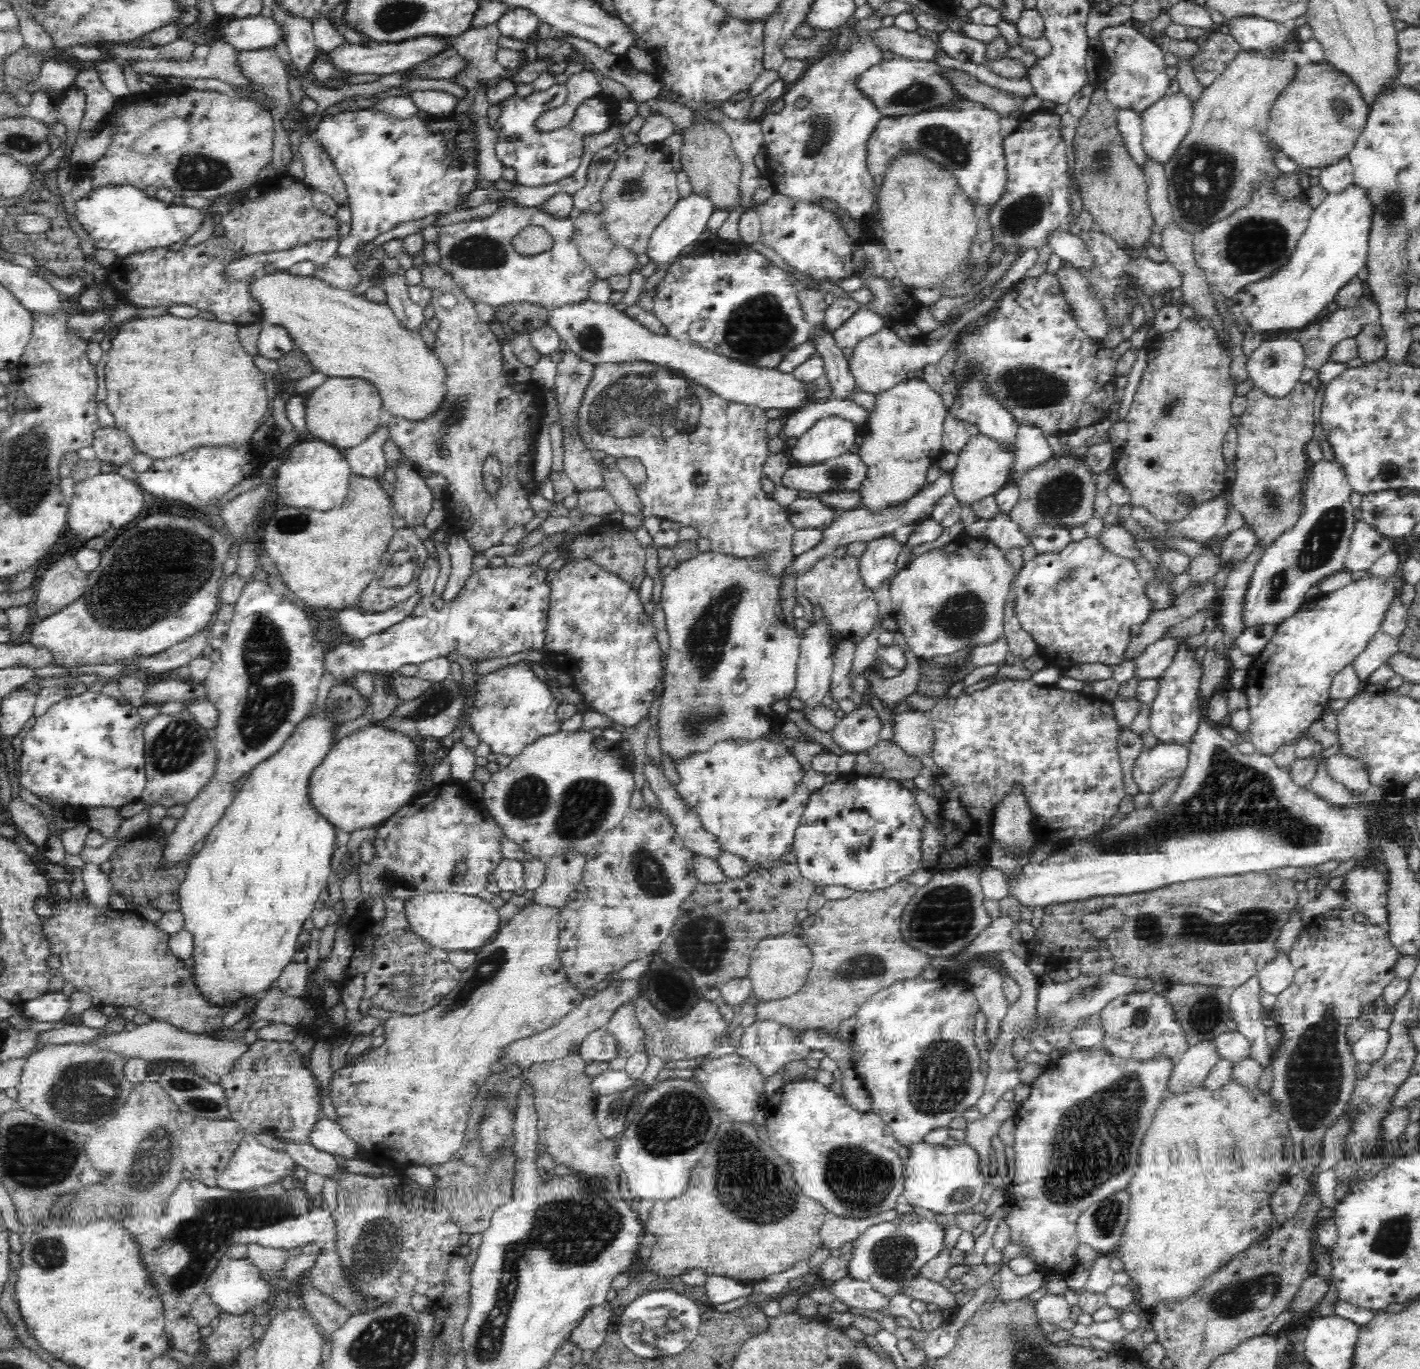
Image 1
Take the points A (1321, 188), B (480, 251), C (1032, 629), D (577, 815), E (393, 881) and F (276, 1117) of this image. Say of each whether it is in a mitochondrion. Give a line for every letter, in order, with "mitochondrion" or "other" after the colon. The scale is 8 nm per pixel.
A: other
B: mitochondrion
C: other
D: mitochondrion
E: other
F: other

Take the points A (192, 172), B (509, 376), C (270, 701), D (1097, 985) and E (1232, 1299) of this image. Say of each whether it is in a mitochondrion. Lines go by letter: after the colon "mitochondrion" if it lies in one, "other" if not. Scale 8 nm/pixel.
A: mitochondrion
B: other
C: mitochondrion
D: mitochondrion
E: mitochondrion

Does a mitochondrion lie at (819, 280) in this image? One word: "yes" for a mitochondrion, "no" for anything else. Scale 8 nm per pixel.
no

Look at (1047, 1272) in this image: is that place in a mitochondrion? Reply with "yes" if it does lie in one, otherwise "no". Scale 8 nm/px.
no

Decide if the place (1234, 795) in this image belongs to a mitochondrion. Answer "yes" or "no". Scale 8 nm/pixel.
yes

